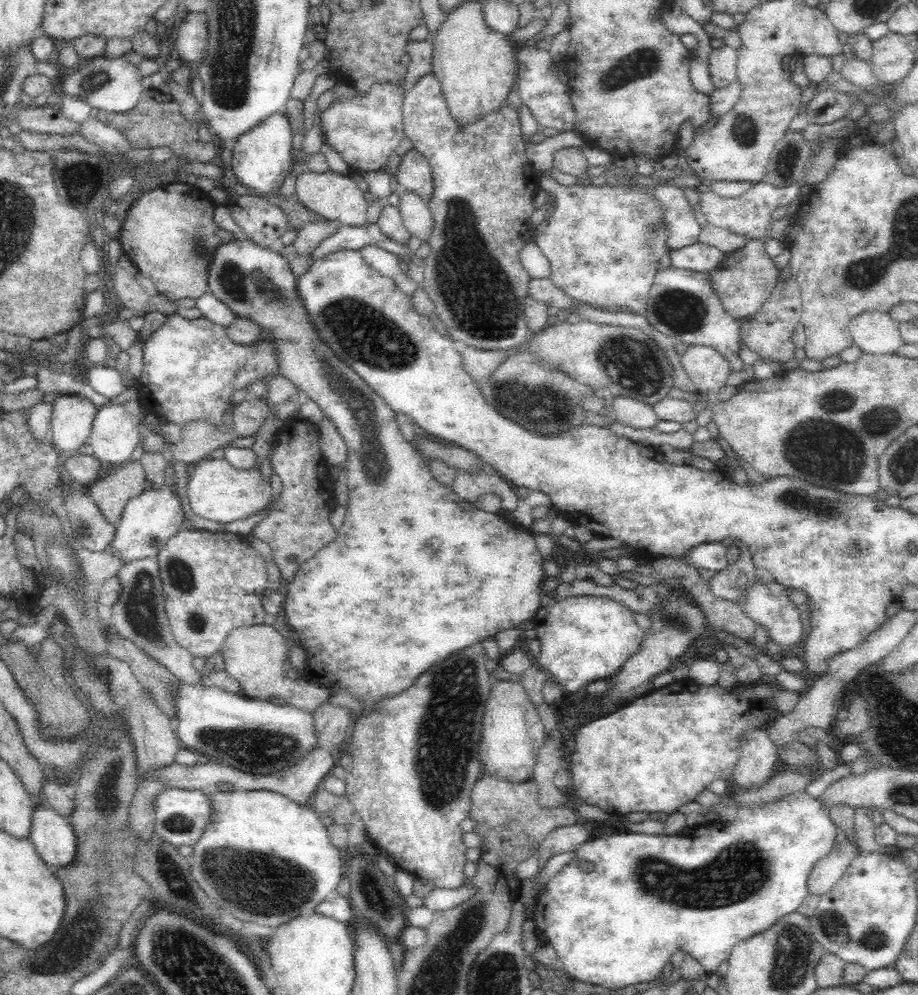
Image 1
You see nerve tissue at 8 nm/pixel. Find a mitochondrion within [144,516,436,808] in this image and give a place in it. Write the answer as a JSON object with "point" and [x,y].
{"point":[253,749]}

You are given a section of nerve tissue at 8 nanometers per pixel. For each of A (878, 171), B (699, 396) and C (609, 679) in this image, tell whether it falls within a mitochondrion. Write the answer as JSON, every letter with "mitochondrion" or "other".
{"A":"other","B":"other","C":"other"}

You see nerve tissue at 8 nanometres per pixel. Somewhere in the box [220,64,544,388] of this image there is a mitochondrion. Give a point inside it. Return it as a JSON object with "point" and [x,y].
{"point":[478,297]}

